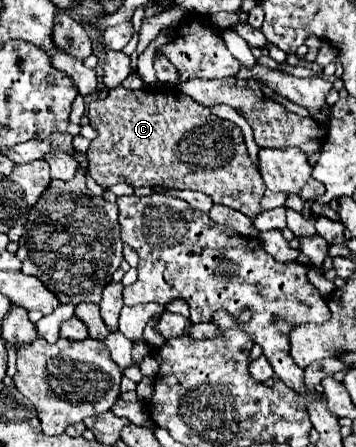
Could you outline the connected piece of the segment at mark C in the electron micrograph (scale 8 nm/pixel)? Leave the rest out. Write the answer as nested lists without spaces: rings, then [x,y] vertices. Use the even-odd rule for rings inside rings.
[[[118,86],[110,90],[108,98],[90,102],[88,120],[98,130],[98,138],[94,138],[88,148],[88,172],[98,186],[110,188],[124,182],[132,188],[164,186],[170,190],[198,190],[208,194],[214,204],[226,204],[252,220],[262,212],[260,200],[266,186],[252,160],[248,160],[240,128],[232,122],[220,120],[210,112],[210,108],[198,106],[190,96],[160,90],[126,90]]]

